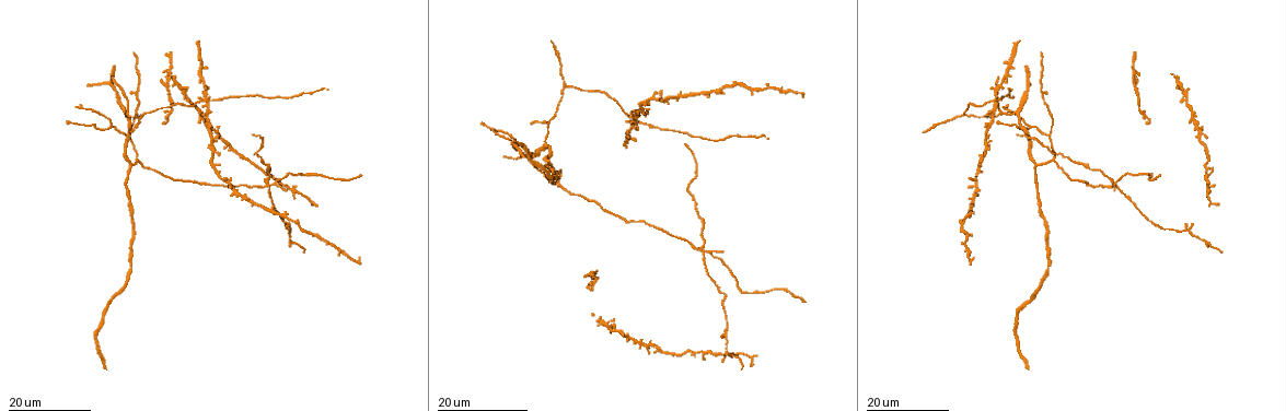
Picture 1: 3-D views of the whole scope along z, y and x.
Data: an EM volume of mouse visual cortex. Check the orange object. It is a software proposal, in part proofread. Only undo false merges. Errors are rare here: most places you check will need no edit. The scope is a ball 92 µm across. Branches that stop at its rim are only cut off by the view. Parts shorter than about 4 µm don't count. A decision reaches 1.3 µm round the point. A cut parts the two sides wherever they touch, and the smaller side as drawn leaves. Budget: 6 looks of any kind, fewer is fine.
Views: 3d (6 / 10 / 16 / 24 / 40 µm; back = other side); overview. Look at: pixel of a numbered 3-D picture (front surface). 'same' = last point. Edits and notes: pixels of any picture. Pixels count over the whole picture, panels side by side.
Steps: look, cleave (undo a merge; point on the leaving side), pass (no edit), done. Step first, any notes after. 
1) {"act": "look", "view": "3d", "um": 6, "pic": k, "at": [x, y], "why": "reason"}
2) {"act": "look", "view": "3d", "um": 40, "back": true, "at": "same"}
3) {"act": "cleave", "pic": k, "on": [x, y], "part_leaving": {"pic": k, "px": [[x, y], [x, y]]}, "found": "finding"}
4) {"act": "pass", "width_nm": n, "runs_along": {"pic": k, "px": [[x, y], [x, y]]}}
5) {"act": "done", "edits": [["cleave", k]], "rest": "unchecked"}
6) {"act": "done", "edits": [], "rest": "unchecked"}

{"act": "look", "view": "3d", "um": 24, "pic": 1, "at": [703, 250], "why": "looks like a crossing"}

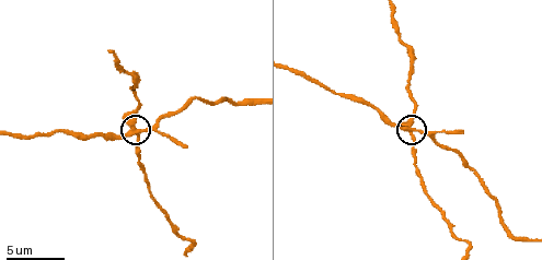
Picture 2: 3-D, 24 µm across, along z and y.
{"act": "look", "view": "3d", "um": 6, "pic": 2, "at": [137, 131]}

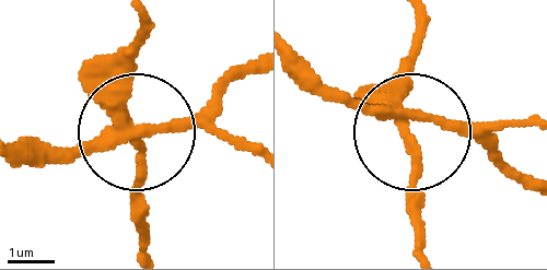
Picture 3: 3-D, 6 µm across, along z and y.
{"act": "cleave", "pic": 3, "on": [125, 60], "width_nm": 240, "part_leaving": {"pic": 3, "px": [[128, 128], [140, 246]]}, "found": "two cells meet here"}

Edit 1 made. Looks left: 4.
{"act": "look", "view": "3d", "um": 16, "pic": 1, "at": [1051, 159], "why": "three arms meet"}

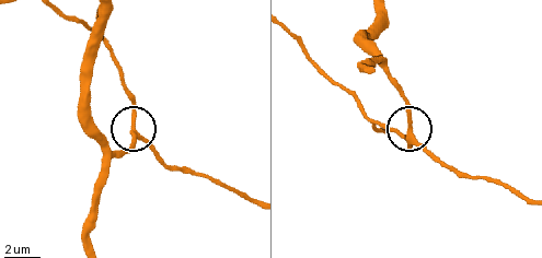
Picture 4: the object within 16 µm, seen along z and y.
{"act": "look", "view": "3d", "um": 10, "pic": 4, "at": [406, 141], "why": "zoom in"}

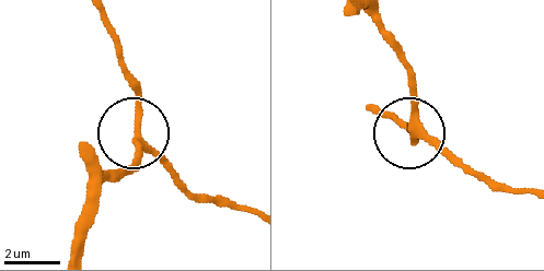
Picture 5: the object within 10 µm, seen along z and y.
{"act": "look", "view": "3d", "um": 10, "back": true, "pic": 5, "at": [412, 129], "why": "from behind"}

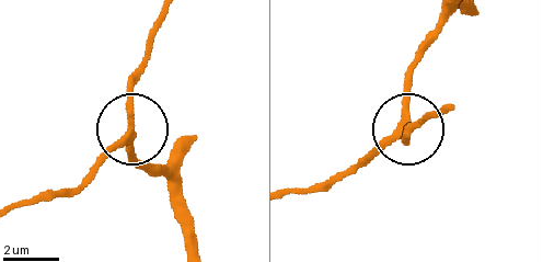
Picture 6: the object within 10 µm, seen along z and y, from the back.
{"act": "pass", "arms": 3, "runs_along": {"pic": 6, "px": [[293, 192], [328, 190], [411, 130]]}, "found": "continuous, no second cell"}

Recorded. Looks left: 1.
{"act": "done", "edits": [["cleave", 3]], "rest": "unchecked"}

